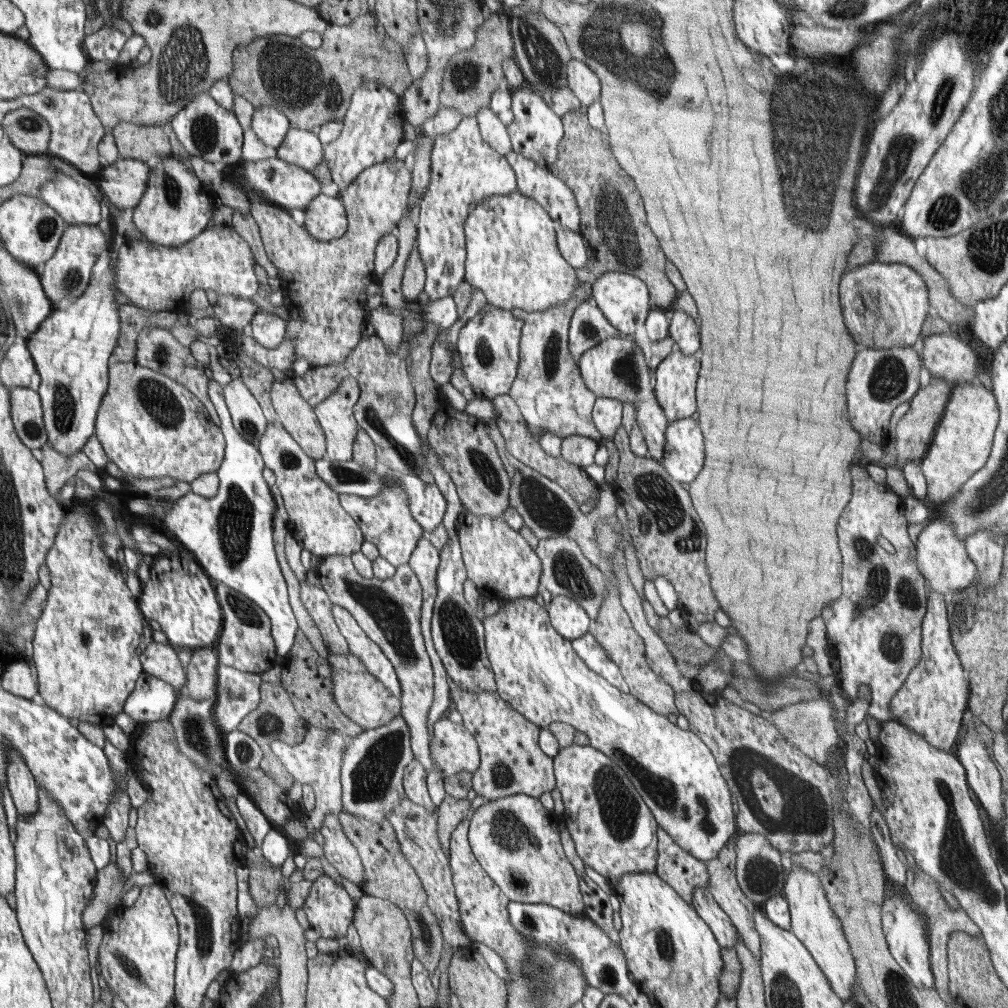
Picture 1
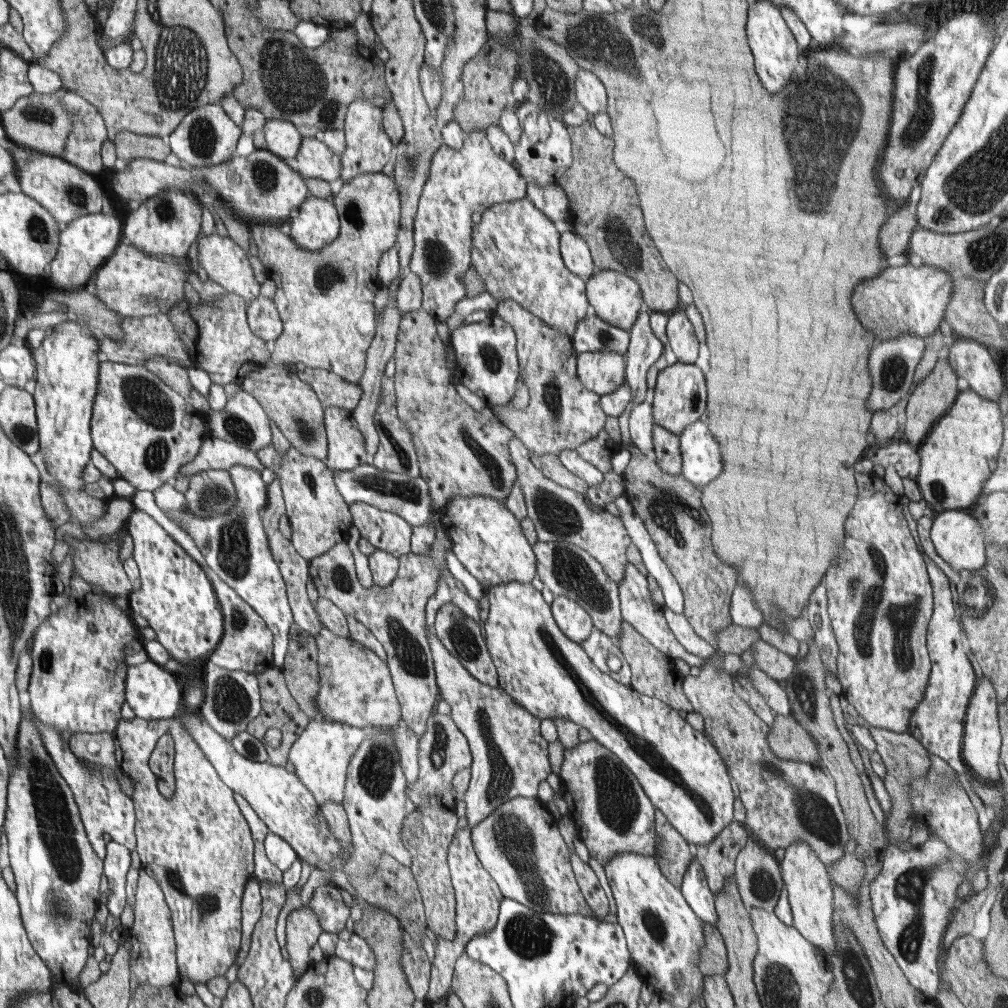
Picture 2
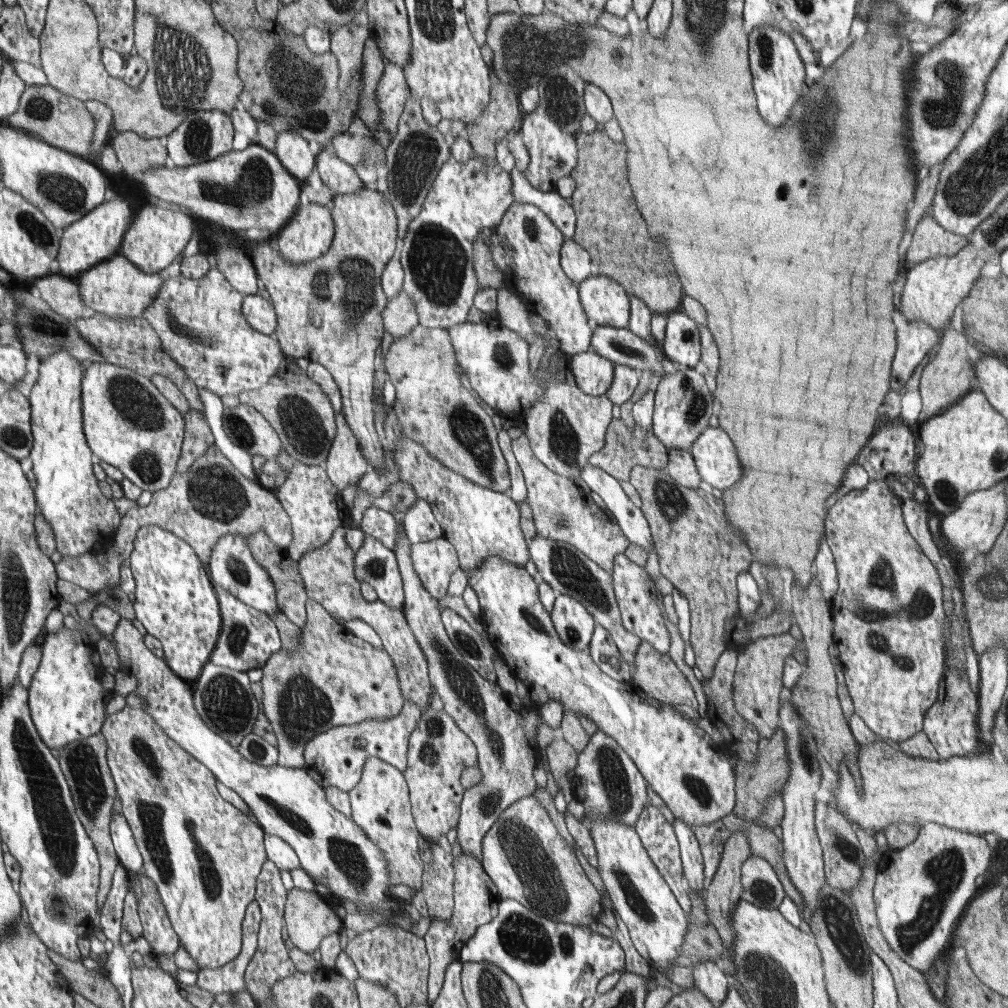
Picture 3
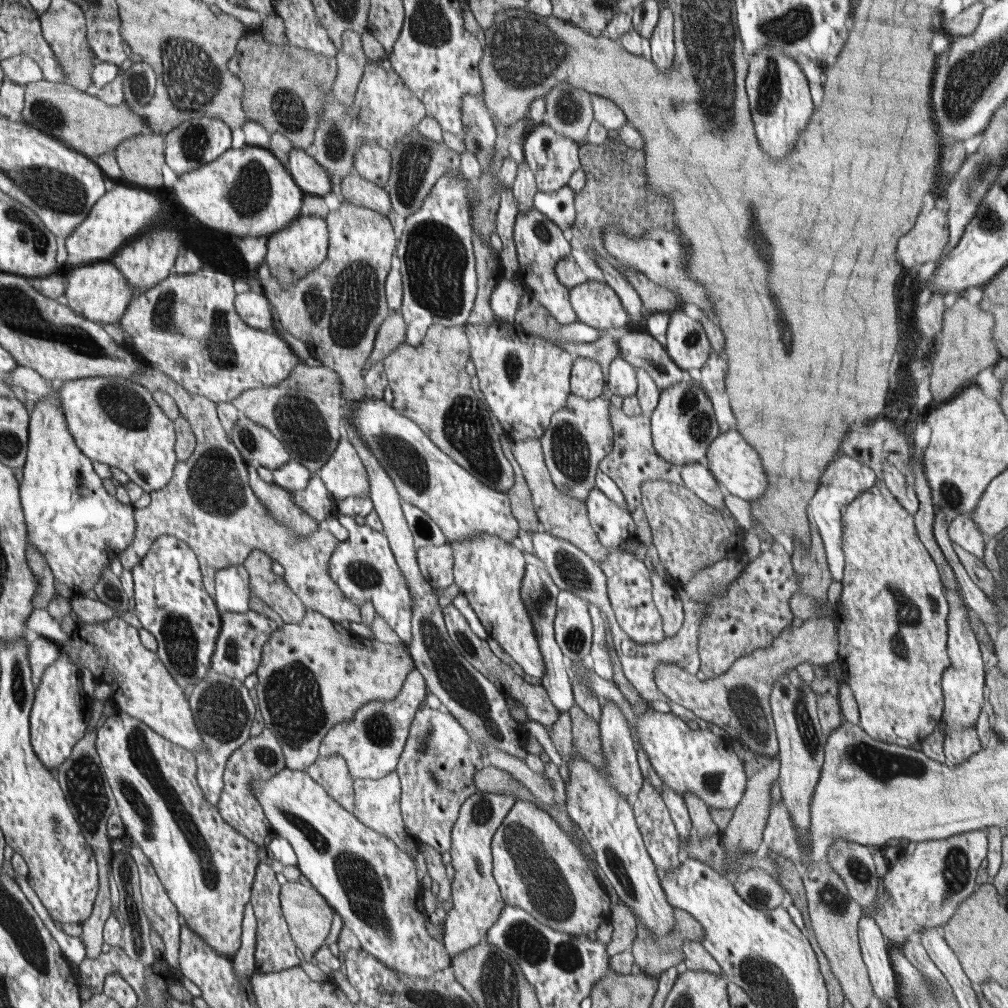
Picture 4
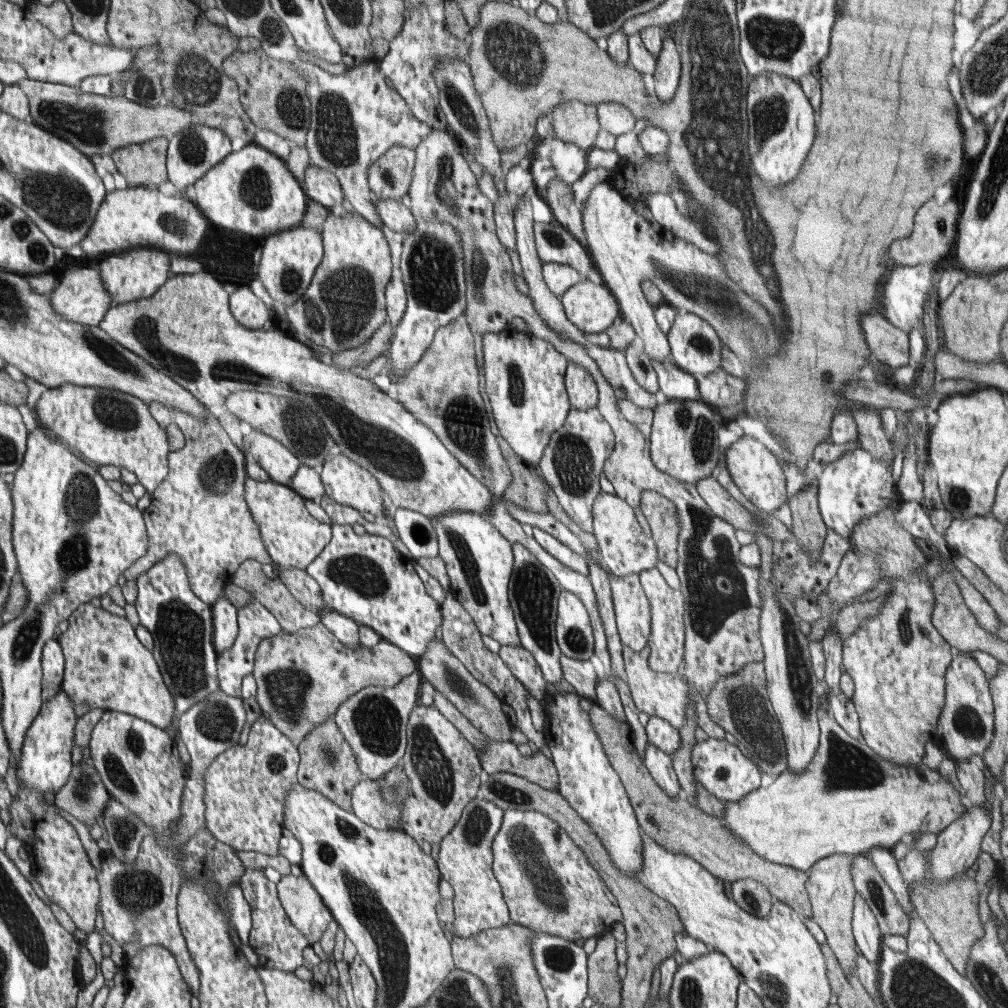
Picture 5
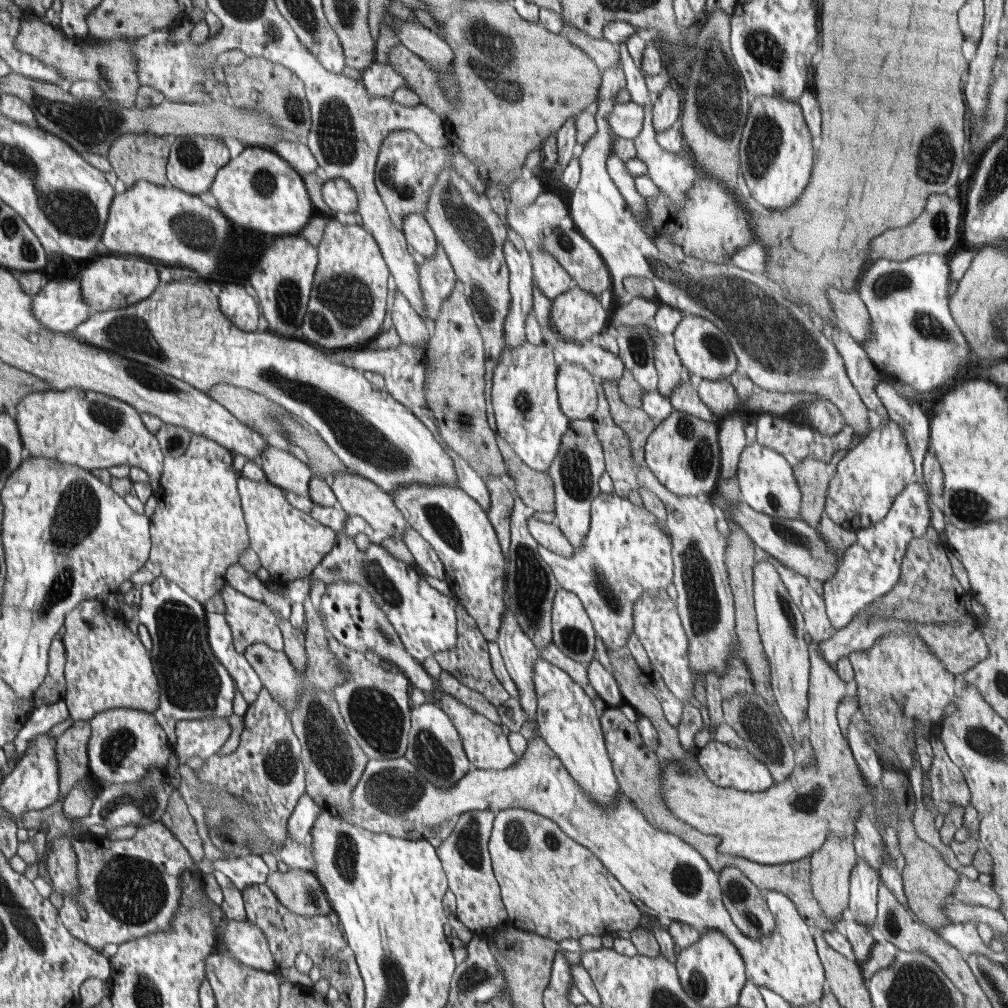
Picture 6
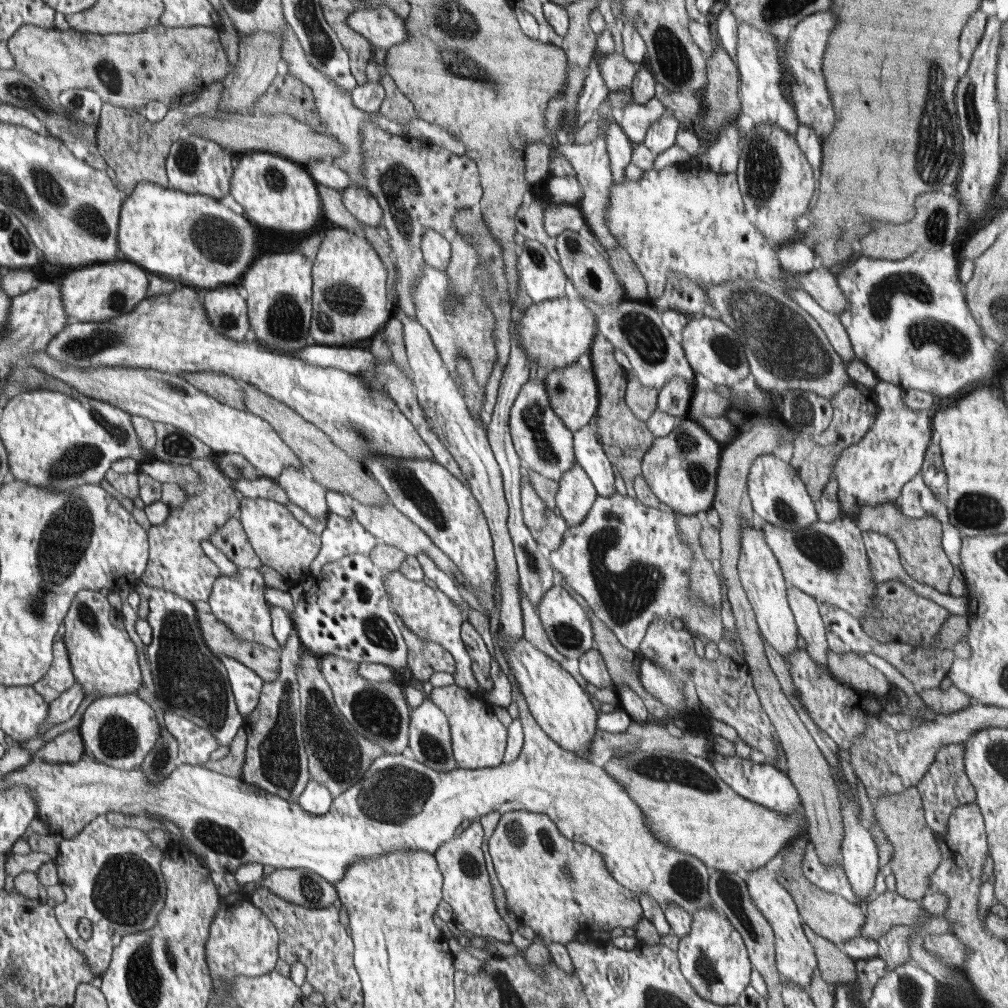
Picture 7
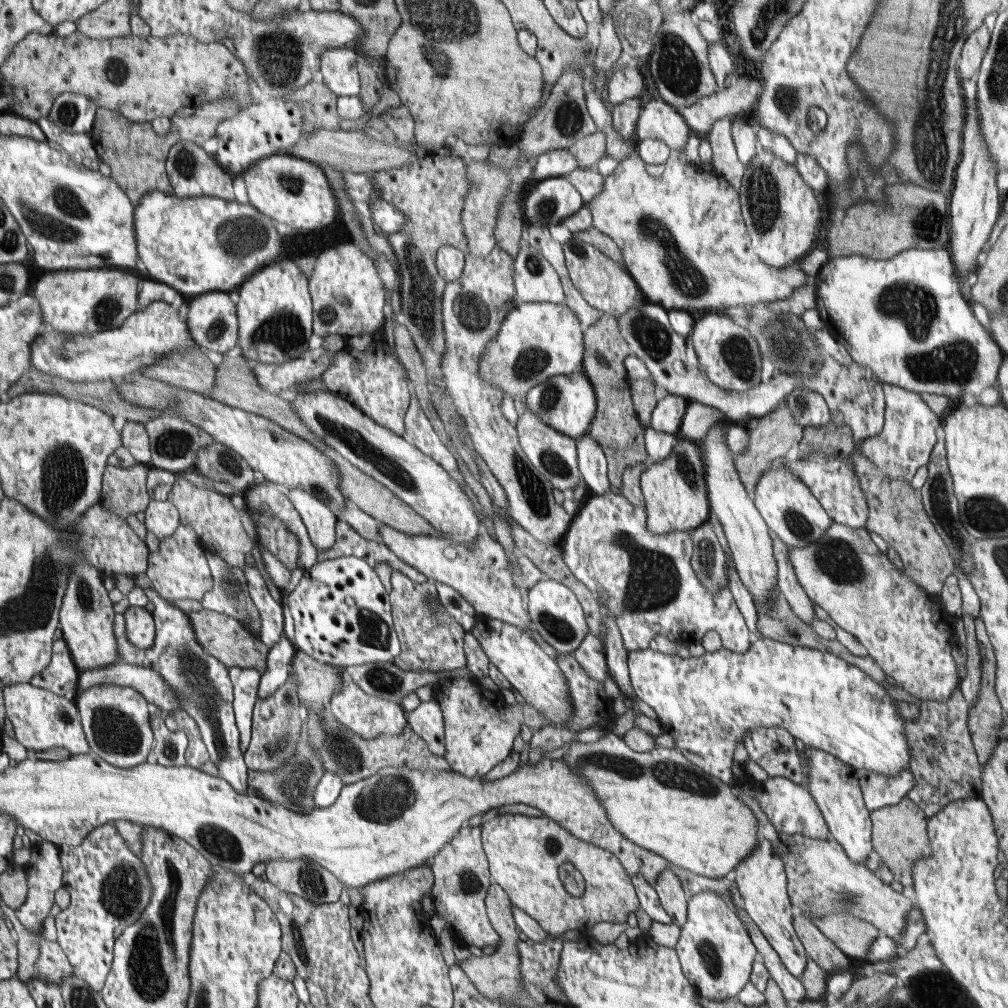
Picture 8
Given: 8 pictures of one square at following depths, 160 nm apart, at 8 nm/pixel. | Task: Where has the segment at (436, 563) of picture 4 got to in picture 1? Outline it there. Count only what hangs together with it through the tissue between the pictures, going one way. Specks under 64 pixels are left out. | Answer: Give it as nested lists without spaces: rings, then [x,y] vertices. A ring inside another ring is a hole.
[[[330,555],[322,558],[315,573],[333,604],[348,609],[364,632],[380,646],[395,666],[403,684],[401,714],[408,723],[413,755],[426,770],[430,770],[432,760],[428,713],[435,700],[435,672],[434,663],[427,653],[426,637],[423,635],[422,587],[410,563],[396,568],[392,578],[378,580],[374,576],[363,577],[355,568],[350,555]]]

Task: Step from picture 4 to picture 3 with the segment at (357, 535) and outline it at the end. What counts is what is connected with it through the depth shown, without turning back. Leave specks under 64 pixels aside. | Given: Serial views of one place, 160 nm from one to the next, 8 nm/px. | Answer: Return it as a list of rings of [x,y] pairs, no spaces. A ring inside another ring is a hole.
[[[366,533],[362,546],[354,553],[353,567],[355,579],[359,584],[365,582],[372,586],[376,591],[377,598],[390,608],[404,609],[405,596],[403,593],[403,580],[393,550],[384,546],[377,538]]]

